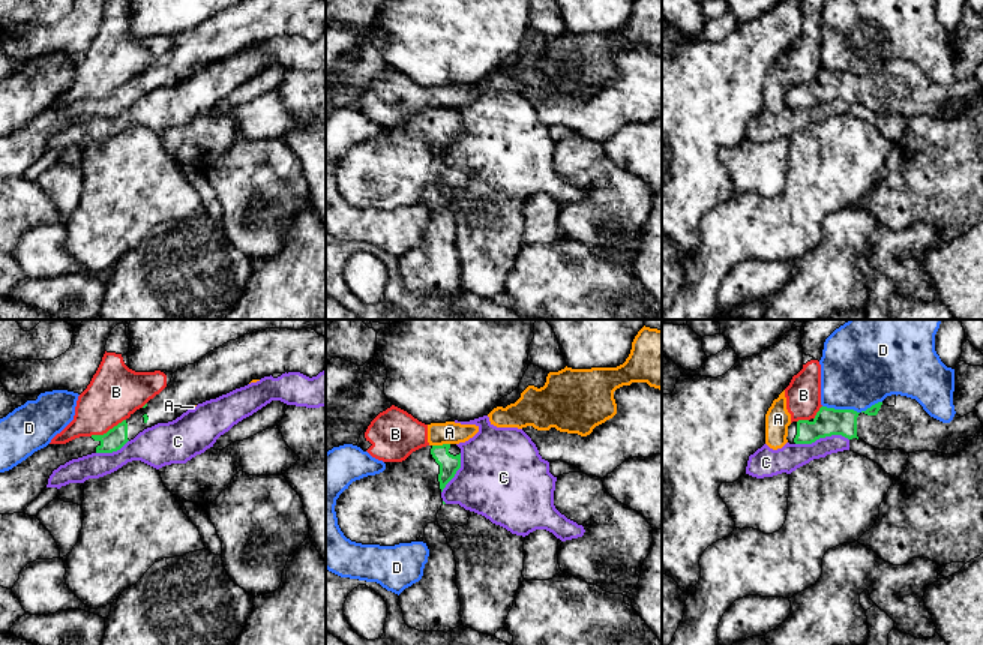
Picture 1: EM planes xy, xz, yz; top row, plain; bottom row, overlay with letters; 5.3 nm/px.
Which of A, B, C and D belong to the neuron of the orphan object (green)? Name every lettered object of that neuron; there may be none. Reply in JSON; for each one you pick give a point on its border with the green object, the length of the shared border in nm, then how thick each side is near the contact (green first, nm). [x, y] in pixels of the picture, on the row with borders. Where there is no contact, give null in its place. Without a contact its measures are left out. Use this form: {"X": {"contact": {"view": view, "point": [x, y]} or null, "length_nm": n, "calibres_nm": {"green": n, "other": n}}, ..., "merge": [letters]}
{"merge": []}

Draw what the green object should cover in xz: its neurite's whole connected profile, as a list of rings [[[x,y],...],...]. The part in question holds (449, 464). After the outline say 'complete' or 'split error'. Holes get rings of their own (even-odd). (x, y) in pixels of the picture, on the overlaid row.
[[[456,444],[426,446],[402,462],[353,482],[336,500],[344,536],[362,544],[395,546],[422,542],[425,526],[437,522],[441,492],[461,468]]]; split error

